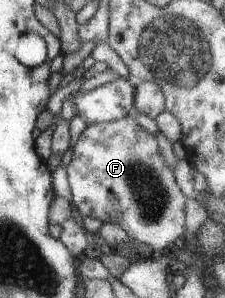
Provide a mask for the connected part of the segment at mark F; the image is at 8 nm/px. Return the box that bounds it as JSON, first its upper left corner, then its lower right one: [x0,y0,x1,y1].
[66,115,186,253]

